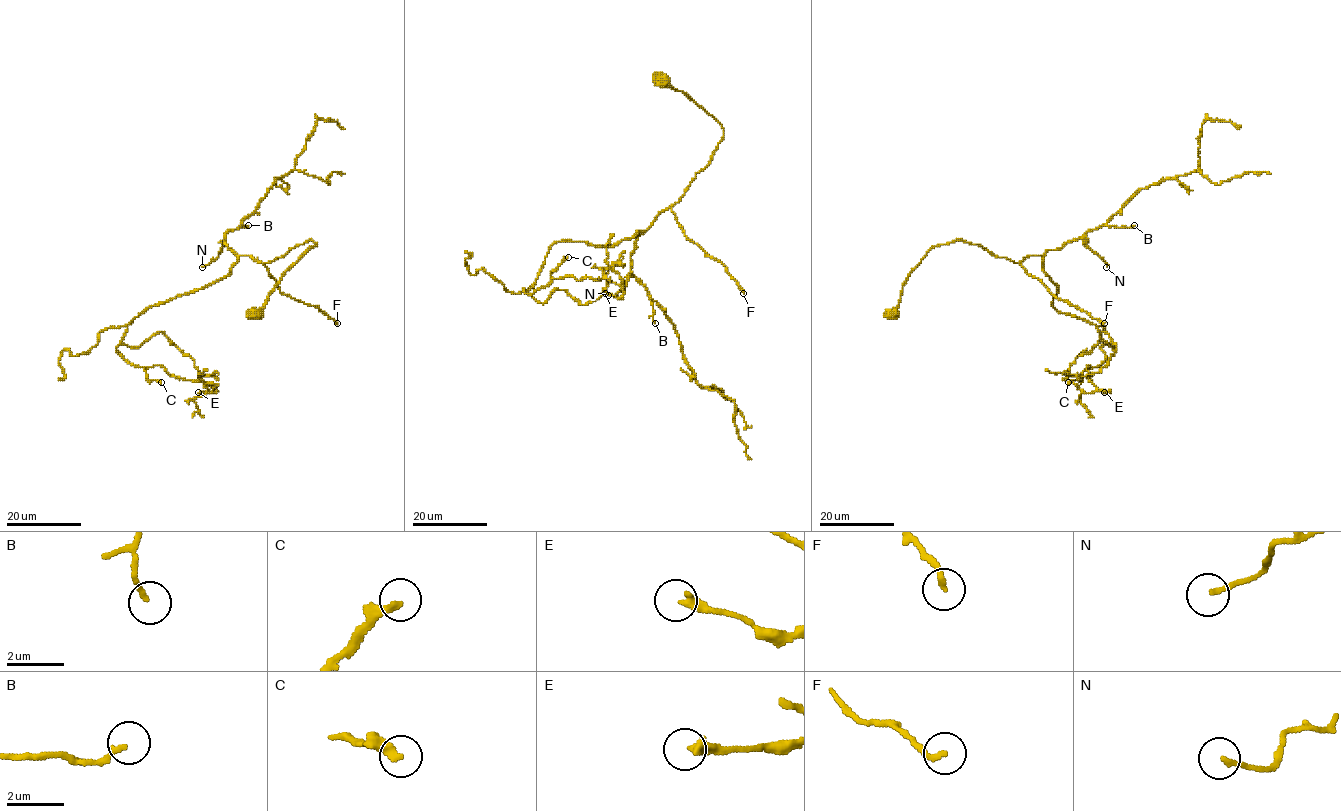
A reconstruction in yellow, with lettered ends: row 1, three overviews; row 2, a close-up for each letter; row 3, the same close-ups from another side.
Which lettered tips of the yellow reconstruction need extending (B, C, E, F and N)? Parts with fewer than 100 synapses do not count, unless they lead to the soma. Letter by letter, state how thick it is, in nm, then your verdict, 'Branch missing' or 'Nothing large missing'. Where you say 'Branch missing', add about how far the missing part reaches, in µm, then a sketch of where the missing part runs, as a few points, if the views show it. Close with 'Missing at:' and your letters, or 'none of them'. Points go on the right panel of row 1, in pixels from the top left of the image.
B: Thickness 170 nm. Nothing large missing
C: Thickness 320 nm. Nothing large missing
E: Thickness 320 nm. Nothing large missing
F: Thickness 200 nm. Nothing large missing
N: Thickness 160 nm. Nothing large missing
Missing at: none of them

